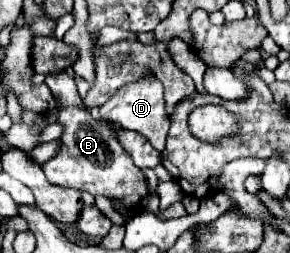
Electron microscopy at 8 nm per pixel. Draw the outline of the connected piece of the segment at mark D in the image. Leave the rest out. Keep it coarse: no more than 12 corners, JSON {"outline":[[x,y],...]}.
{"outline":[[153,73],[119,87],[101,117],[165,149],[169,117]]}

